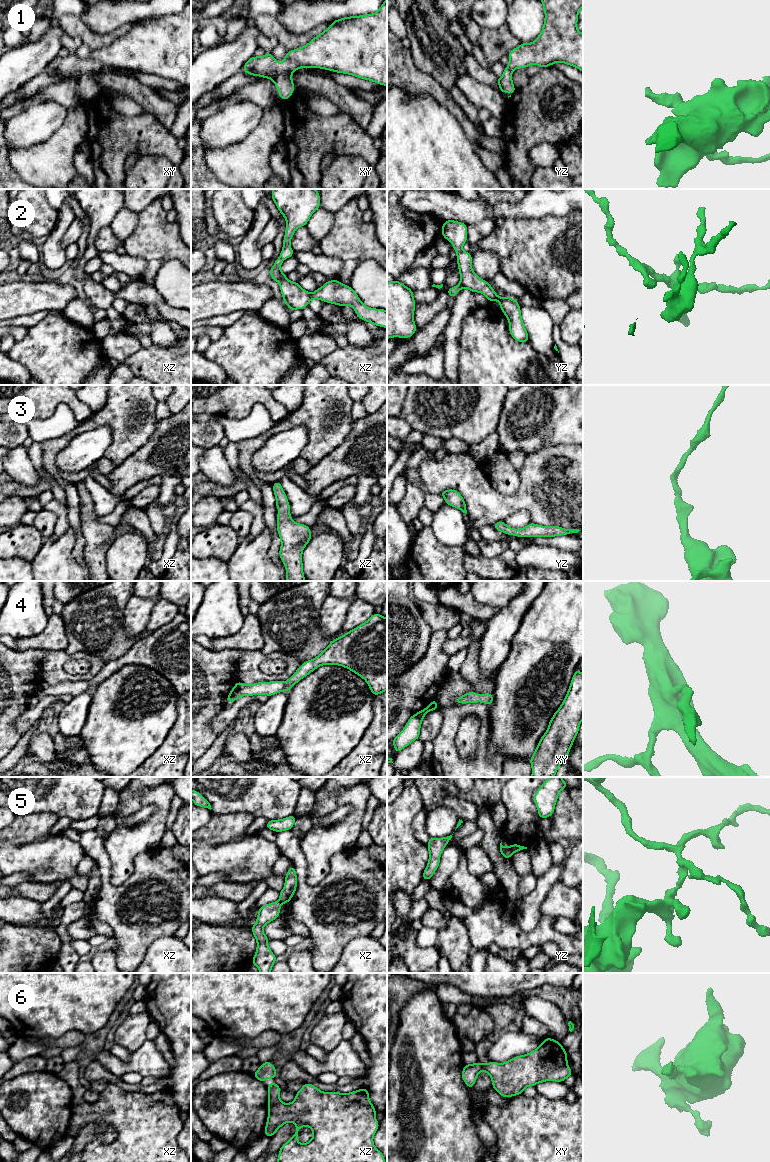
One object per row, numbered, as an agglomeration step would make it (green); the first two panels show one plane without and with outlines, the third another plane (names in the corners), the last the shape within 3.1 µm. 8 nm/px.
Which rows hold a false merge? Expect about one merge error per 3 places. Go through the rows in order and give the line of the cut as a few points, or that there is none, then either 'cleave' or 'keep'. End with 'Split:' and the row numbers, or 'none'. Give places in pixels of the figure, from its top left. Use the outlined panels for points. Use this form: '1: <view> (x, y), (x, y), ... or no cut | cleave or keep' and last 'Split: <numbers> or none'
1: no cut | keep
2: no cut | keep
3: no cut | keep
4: no cut | keep
5: yz (510, 846), (513, 852) | cleave
6: no cut | keep
Split: 5

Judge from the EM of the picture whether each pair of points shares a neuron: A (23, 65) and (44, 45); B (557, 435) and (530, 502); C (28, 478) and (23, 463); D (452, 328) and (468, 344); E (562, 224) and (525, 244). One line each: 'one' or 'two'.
A: one
B: two
C: one
D: two
E: one

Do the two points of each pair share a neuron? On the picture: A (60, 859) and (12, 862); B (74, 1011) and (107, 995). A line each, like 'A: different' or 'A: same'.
A: same
B: same

